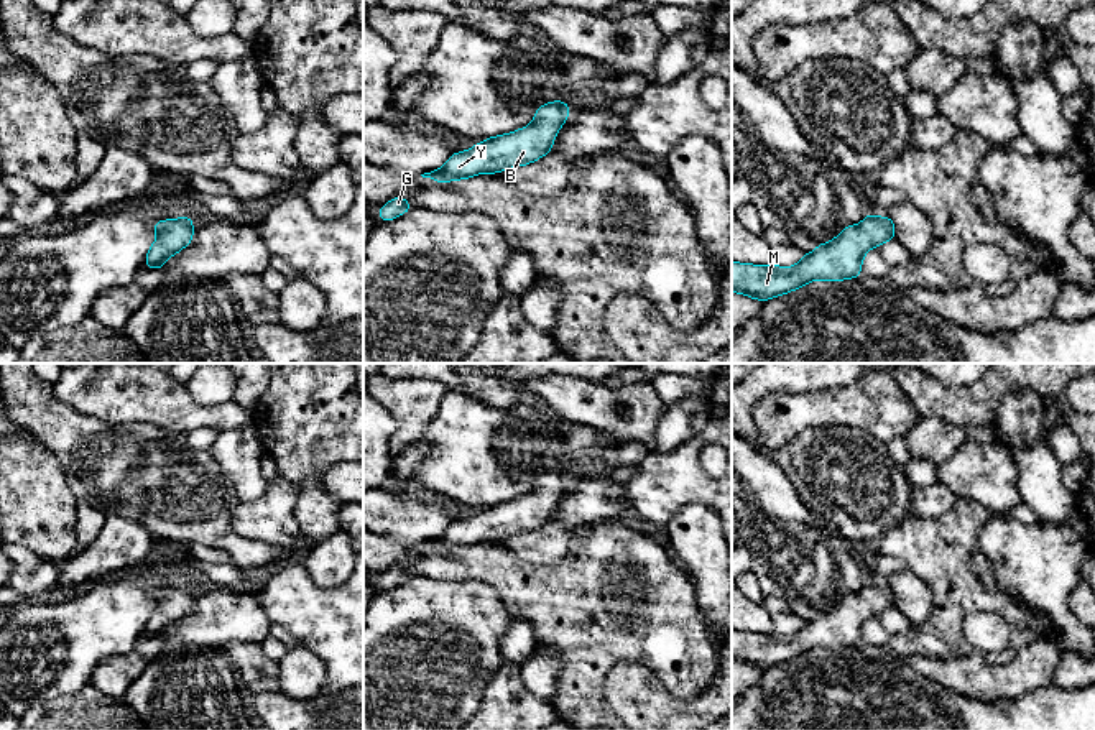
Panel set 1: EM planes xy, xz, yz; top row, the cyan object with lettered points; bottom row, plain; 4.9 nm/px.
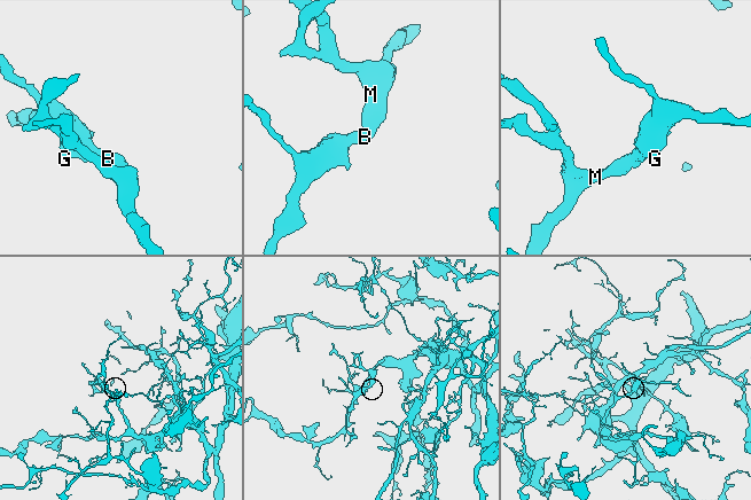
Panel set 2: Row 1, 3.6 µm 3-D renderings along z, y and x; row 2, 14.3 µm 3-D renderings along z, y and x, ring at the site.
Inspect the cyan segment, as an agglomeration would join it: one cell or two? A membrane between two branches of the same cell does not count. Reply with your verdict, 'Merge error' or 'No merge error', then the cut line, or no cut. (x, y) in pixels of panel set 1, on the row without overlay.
No merge error. No split

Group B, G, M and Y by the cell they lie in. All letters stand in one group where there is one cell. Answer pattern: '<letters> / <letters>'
B G M Y

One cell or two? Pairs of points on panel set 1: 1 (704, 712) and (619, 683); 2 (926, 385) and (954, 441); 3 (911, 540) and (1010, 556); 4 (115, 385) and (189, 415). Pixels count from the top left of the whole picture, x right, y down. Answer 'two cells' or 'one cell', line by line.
1: one cell
2: two cells
3: two cells
4: one cell

